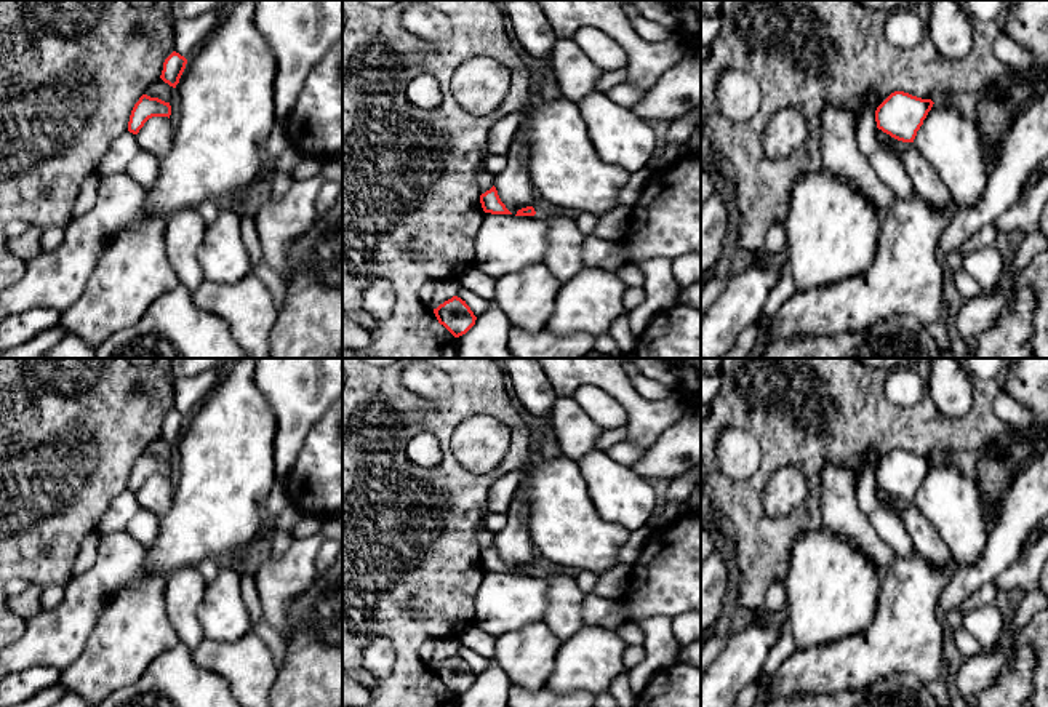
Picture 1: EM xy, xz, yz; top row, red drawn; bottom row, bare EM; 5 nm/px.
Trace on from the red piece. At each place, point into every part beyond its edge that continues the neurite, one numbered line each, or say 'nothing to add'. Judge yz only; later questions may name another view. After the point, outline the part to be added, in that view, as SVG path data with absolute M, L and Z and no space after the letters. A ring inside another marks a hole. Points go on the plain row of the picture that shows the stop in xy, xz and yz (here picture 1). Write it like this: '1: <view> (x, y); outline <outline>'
nothing to add

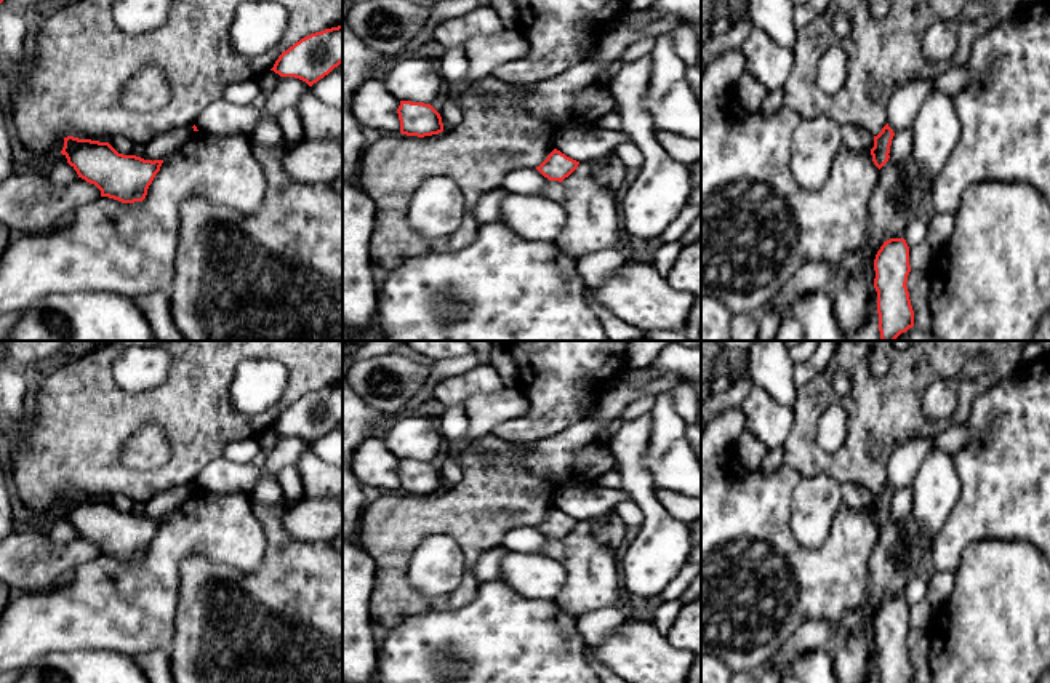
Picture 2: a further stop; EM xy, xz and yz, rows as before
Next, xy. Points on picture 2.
nothing to add

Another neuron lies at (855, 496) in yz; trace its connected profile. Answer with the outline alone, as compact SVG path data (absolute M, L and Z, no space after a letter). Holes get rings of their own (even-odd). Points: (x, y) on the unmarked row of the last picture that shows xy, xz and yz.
M844 483L842 501L853 510L868 510L874 505L874 494L861 485Z

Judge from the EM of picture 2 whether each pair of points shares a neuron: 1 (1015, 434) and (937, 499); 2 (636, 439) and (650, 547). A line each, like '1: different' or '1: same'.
1: different
2: same

